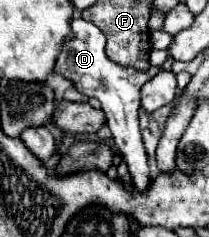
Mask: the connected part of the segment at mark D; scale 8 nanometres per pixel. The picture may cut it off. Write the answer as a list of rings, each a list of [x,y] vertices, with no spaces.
[[[73,18],[71,30],[73,30],[75,38],[65,42],[65,48],[61,50],[61,54],[57,58],[55,72],[73,80],[75,88],[79,92],[83,92],[87,98],[95,96],[101,102],[101,110],[107,116],[107,126],[111,128],[115,146],[117,146],[123,162],[129,168],[133,186],[139,192],[145,192],[151,184],[151,174],[149,174],[149,166],[147,166],[147,152],[145,152],[145,146],[143,146],[141,132],[139,132],[137,112],[139,112],[139,106],[141,106],[139,104],[141,102],[141,86],[147,80],[151,80],[157,72],[160,72],[161,67],[151,66],[149,70],[143,72],[143,70],[137,70],[133,66],[125,68],[121,64],[111,62],[105,54],[105,34],[97,26],[93,26],[91,22],[87,22],[83,18]]]

